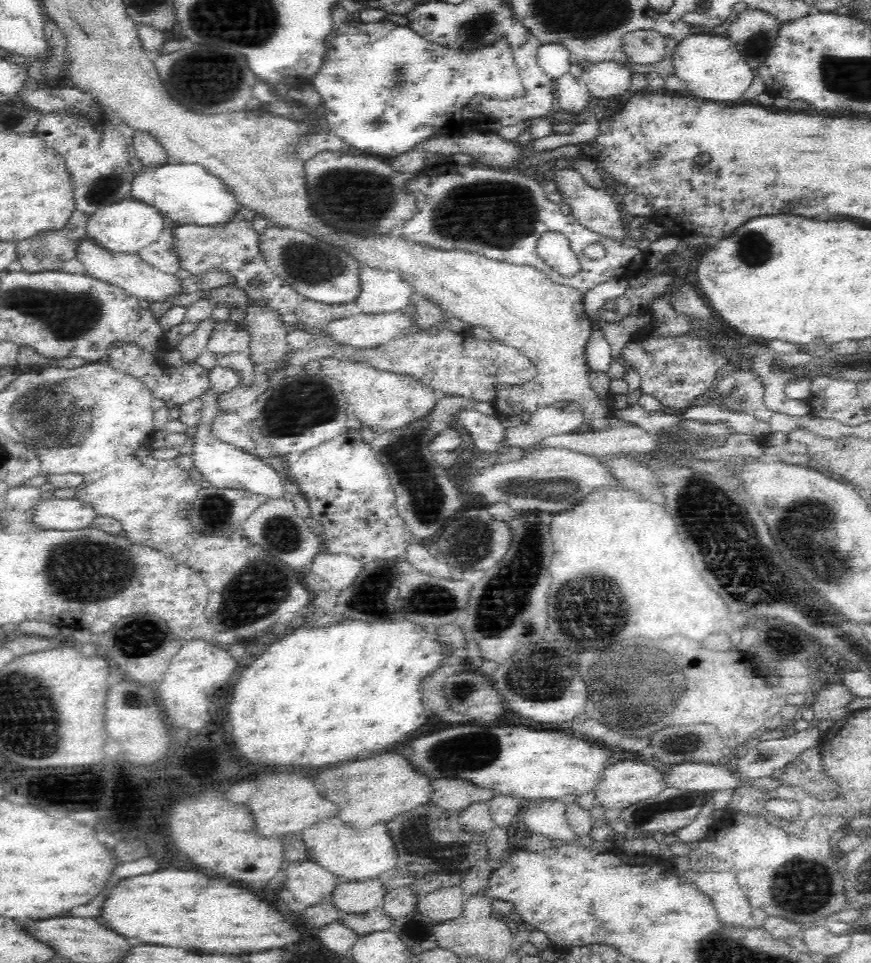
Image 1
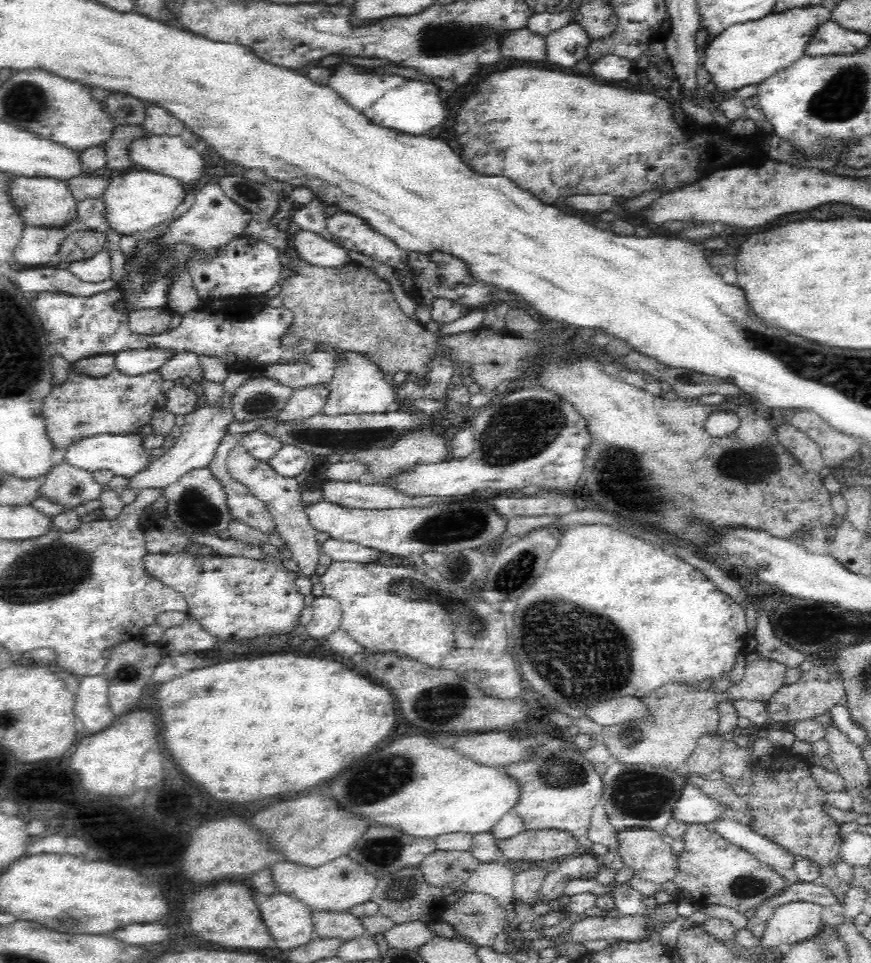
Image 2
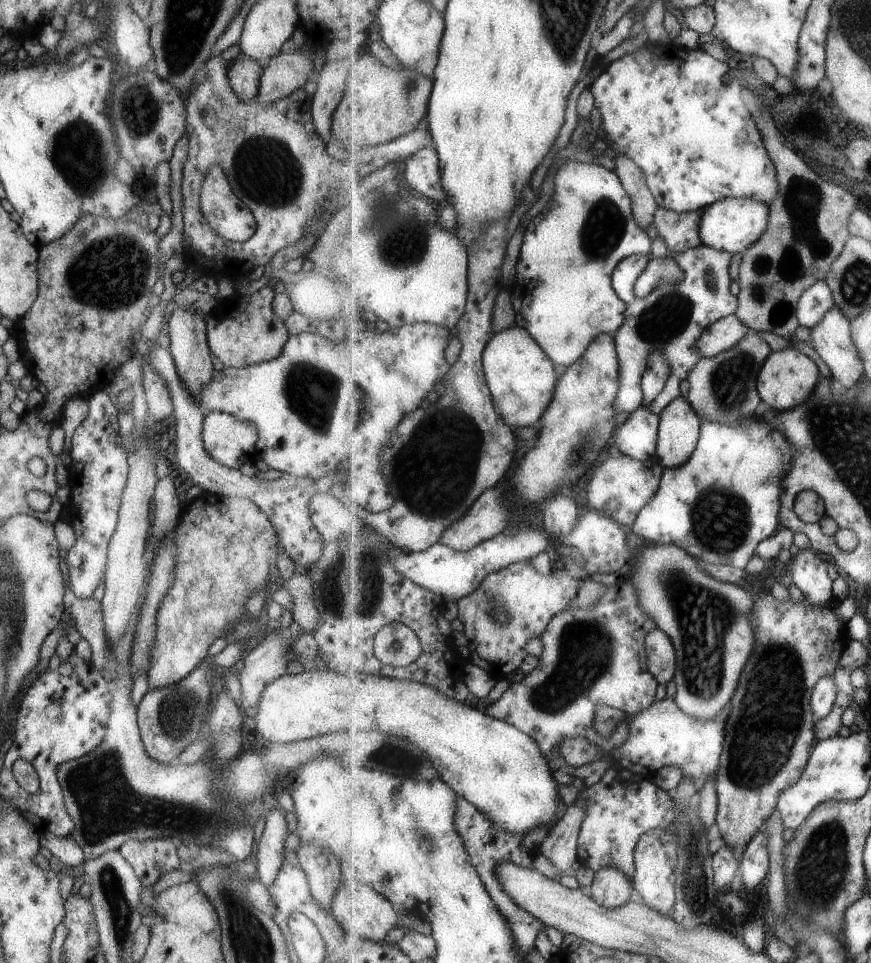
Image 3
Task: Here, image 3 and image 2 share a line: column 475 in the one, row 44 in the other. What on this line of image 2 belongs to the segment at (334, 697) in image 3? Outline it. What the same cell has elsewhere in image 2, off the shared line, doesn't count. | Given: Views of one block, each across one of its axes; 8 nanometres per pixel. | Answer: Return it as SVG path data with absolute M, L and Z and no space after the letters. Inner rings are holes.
M818 5L795 8L782 14L771 13L760 20L734 24L706 45L702 66L710 72L716 92L726 93L751 84L758 85L796 62L804 54L804 44L812 38L812 30L828 20L831 20L831 12Z

